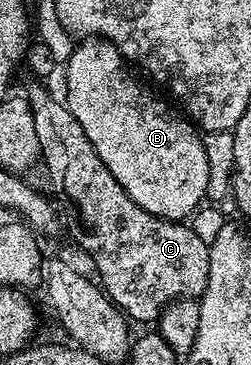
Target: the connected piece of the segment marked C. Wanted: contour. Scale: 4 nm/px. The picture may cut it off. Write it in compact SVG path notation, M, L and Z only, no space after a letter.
M32 88L26 92L32 105L34 127L38 136L40 158L52 175L52 188L60 195L59 207L62 209L62 220L68 223L68 232L80 243L80 248L88 252L90 259L100 271L99 283L109 299L129 321L159 321L164 307L176 300L187 300L203 296L210 274L211 250L209 244L202 242L191 226L175 220L163 220L160 216L150 214L126 194L126 190L110 174L106 162L98 158L94 142L86 138L86 130L78 126L78 118L68 108L63 99L55 100L44 88Z

